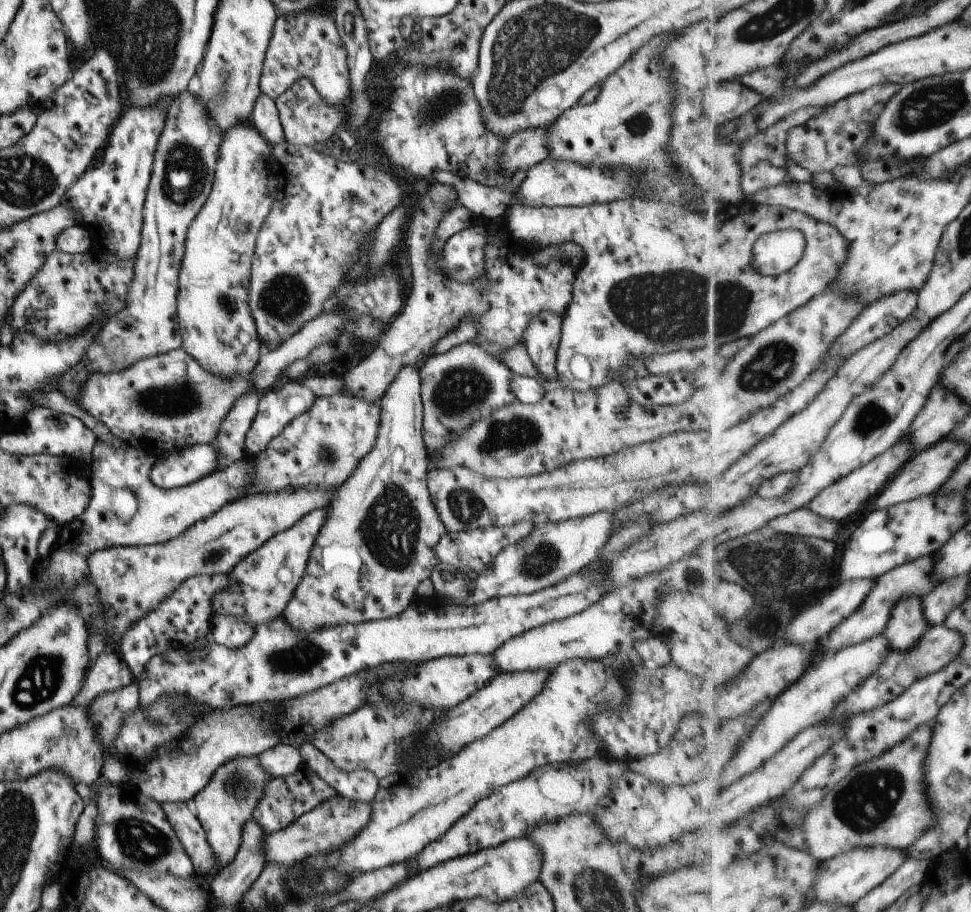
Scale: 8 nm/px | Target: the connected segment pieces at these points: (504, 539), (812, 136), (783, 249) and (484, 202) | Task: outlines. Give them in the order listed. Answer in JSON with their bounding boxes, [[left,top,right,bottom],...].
[[434,520,534,574],[786,84,901,174],[754,229,806,277],[432,168,527,218]]

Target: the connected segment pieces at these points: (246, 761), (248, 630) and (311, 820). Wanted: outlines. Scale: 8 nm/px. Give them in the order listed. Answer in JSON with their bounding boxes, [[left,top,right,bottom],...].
[[192,755,272,868],[209,616,253,650],[263,795,370,866]]

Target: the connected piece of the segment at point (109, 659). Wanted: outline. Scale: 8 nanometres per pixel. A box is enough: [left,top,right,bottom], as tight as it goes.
[68,650,132,707]

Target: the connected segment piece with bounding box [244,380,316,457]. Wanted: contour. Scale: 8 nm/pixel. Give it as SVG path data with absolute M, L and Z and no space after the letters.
M293 380L283 384L279 390L266 390L256 404L255 416L252 418L249 430L244 438L244 450L249 457L265 450L267 443L274 439L286 426L286 424L300 414L303 414L313 404L316 396L301 383Z

